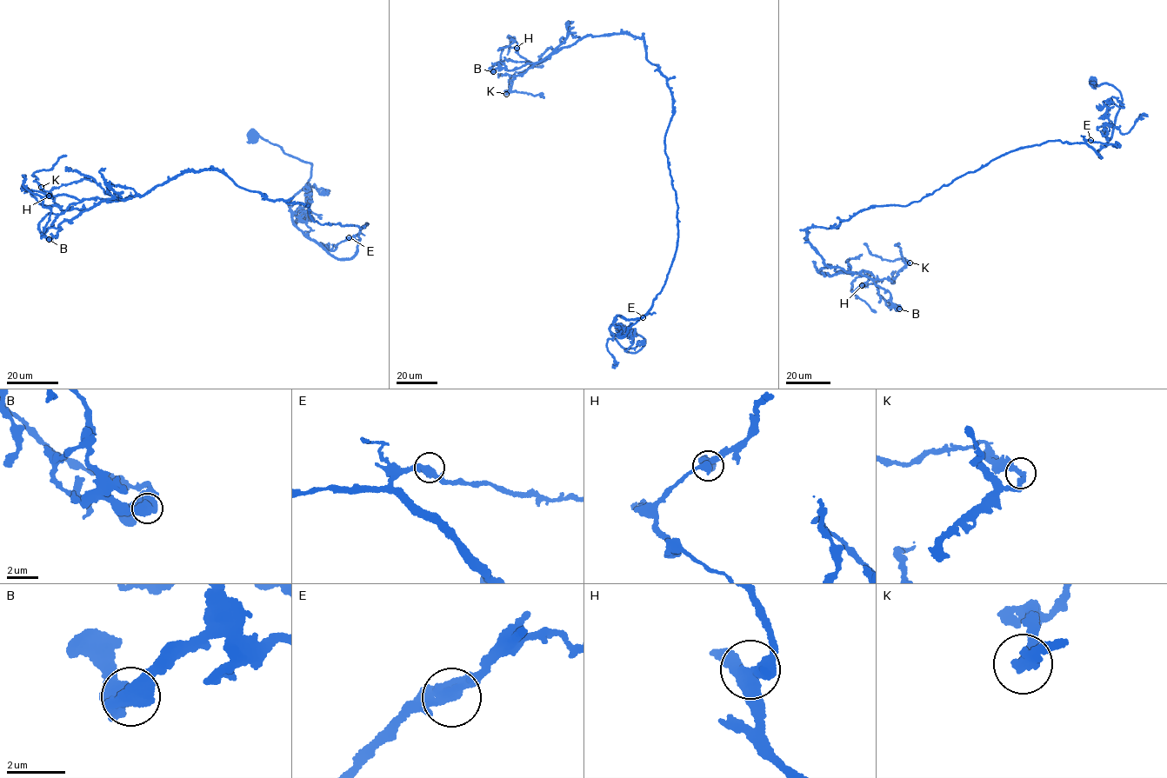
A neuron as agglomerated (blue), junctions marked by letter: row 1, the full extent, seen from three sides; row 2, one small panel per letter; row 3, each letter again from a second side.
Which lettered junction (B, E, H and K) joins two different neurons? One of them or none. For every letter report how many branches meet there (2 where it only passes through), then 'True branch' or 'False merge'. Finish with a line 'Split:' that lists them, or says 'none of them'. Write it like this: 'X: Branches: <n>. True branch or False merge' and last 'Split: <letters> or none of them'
B: Branches: 2. False merge
E: Branches: 3. True branch
H: Branches: 3. True branch
K: Branches: 2. True branch
Split: B

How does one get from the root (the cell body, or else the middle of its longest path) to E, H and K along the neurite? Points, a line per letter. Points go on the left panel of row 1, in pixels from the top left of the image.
E: (254, 136), (312, 164), (310, 180), (290, 202), (292, 223), (337, 258), (356, 255), (357, 242), (349, 237)
H: (254, 136), (312, 164), (292, 223), (354, 257), (367, 223), (322, 224), (217, 169), (116, 201), (49, 196)
K: (254, 136), (312, 164), (292, 223), (354, 257), (367, 223), (322, 224), (217, 169), (87, 209), (41, 187)

